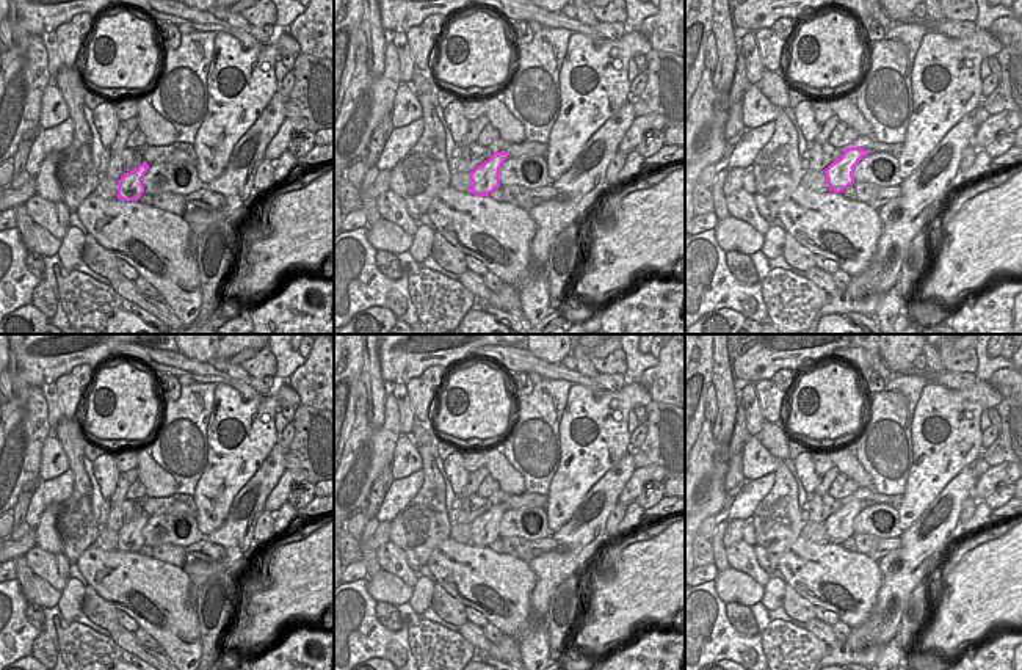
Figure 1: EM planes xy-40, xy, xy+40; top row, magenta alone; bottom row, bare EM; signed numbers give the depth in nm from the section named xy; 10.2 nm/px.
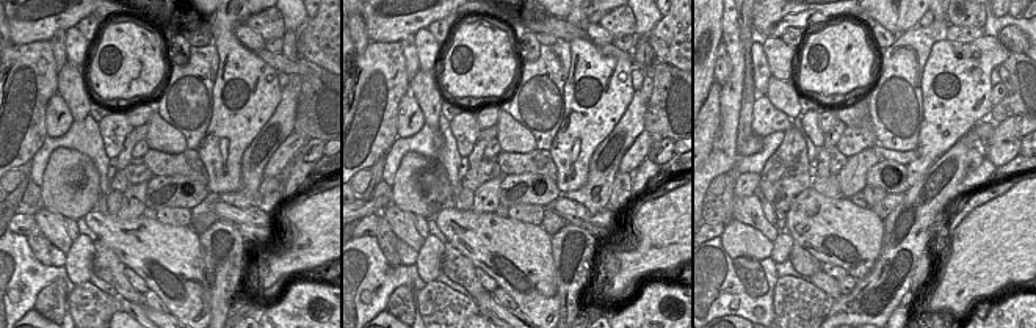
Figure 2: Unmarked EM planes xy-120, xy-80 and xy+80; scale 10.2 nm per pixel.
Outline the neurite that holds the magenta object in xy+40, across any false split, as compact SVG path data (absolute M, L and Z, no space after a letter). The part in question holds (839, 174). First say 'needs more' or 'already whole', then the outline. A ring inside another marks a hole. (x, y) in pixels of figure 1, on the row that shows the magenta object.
already whole; M846 147L839 160L832 162L824 176L829 185L829 191L842 193L845 188L854 184L854 166L868 155L867 149Z

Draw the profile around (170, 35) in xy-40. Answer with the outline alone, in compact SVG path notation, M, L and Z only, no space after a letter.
M171 22L158 24L158 35L163 50L177 50L180 47L180 31L177 25Z

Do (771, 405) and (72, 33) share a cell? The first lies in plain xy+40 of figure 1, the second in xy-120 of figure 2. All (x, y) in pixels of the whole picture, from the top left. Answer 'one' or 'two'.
one

